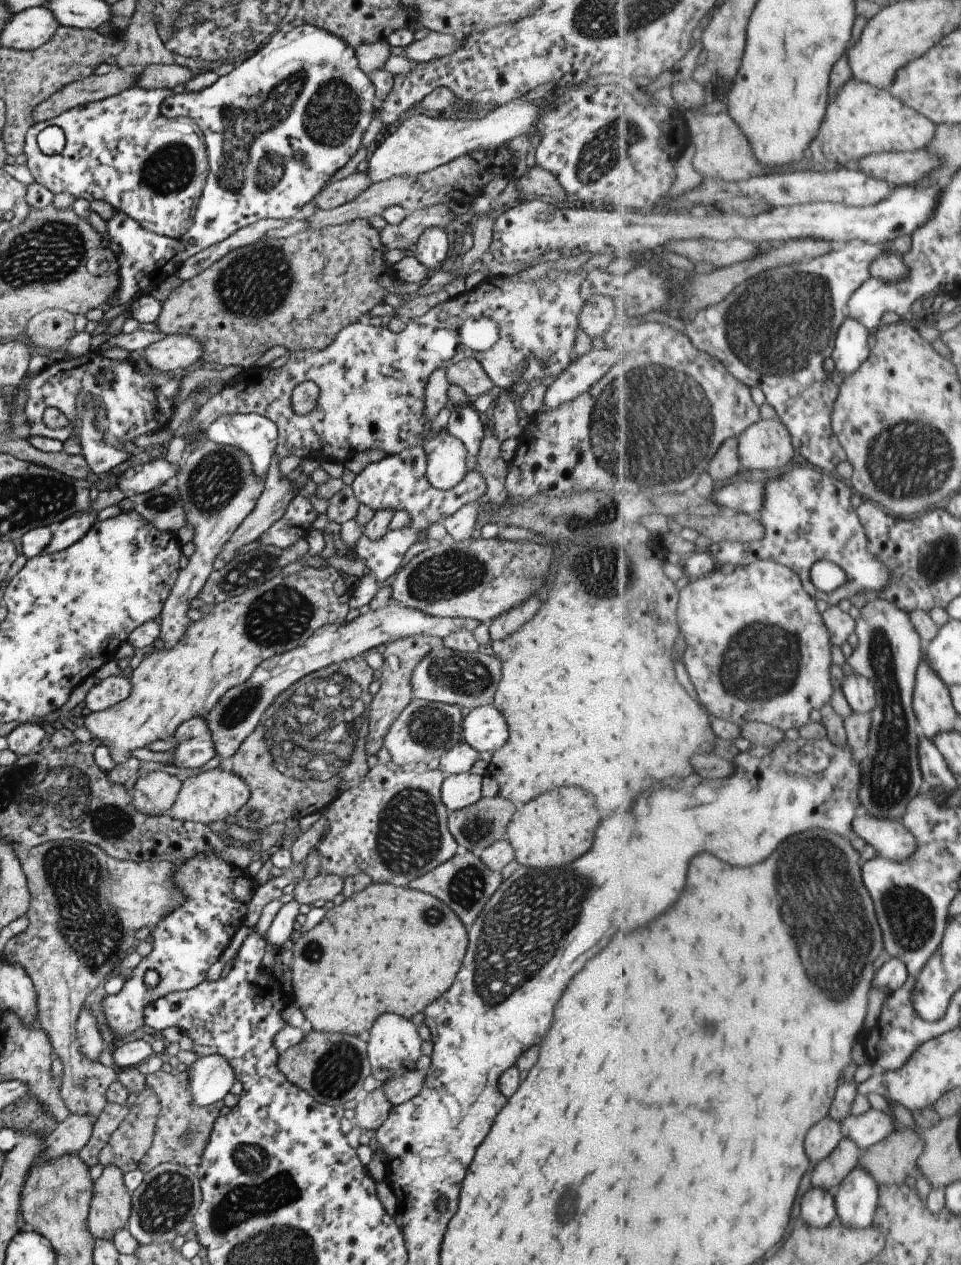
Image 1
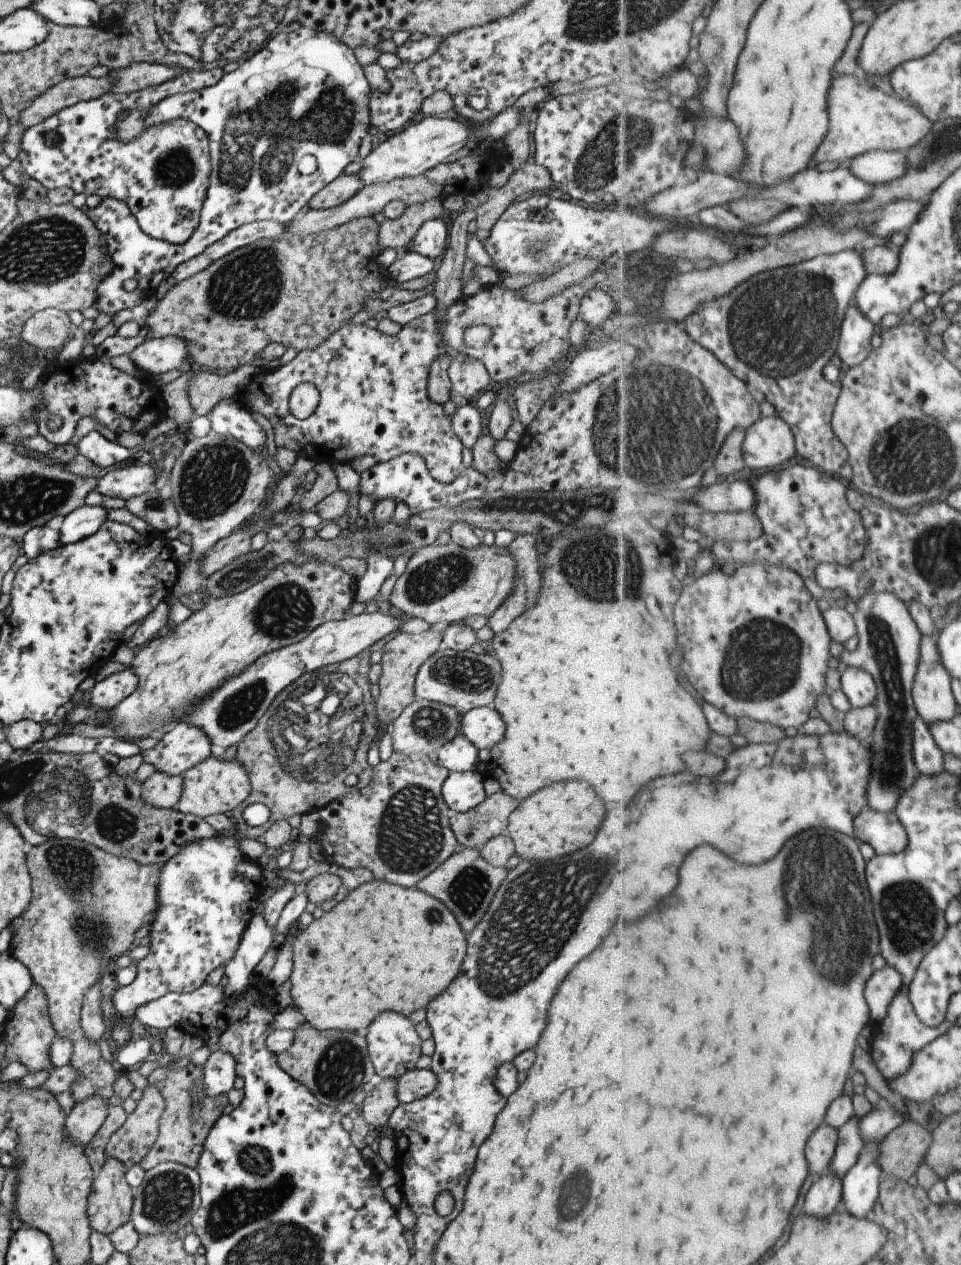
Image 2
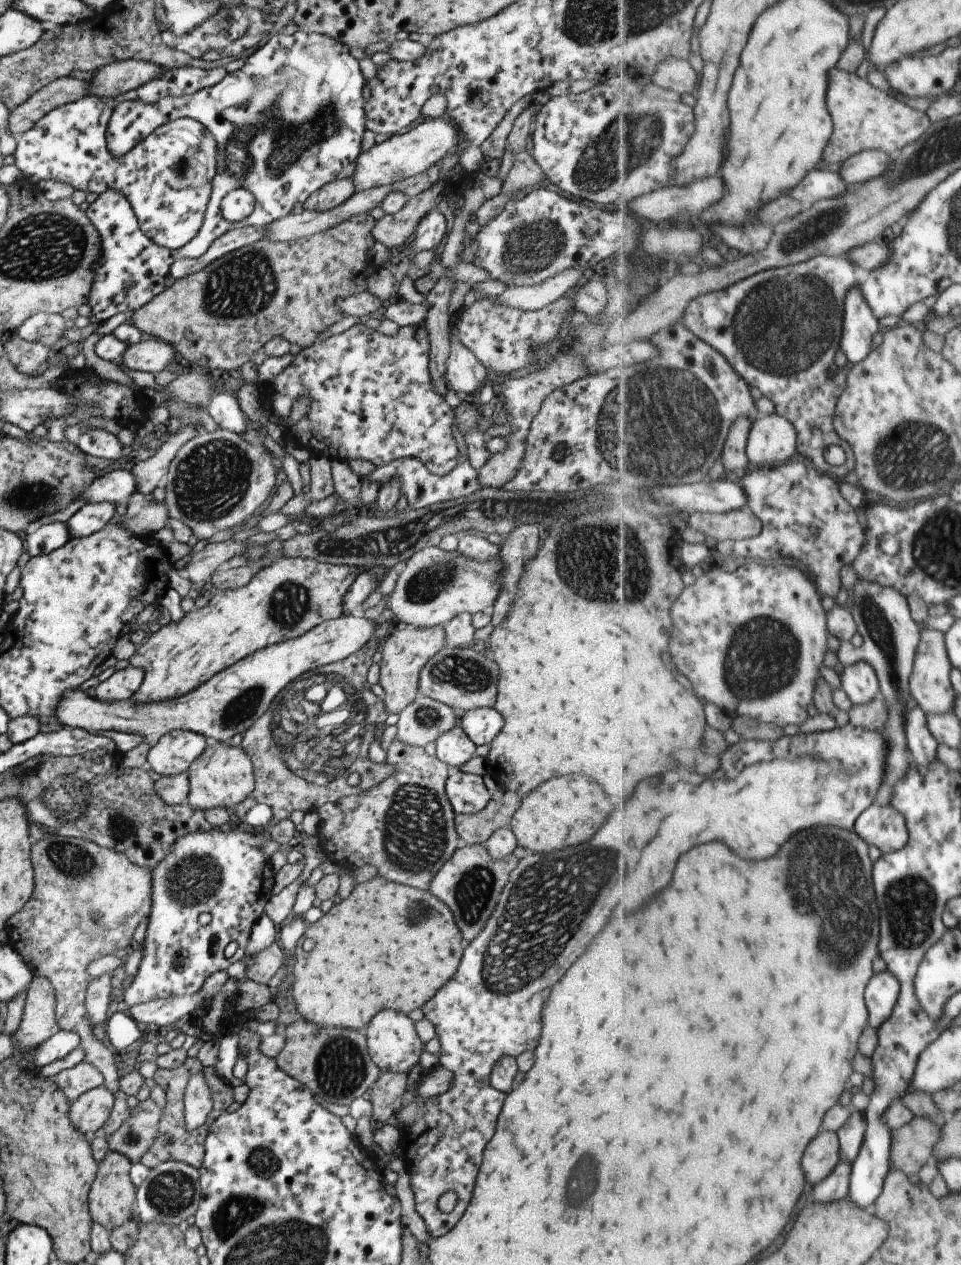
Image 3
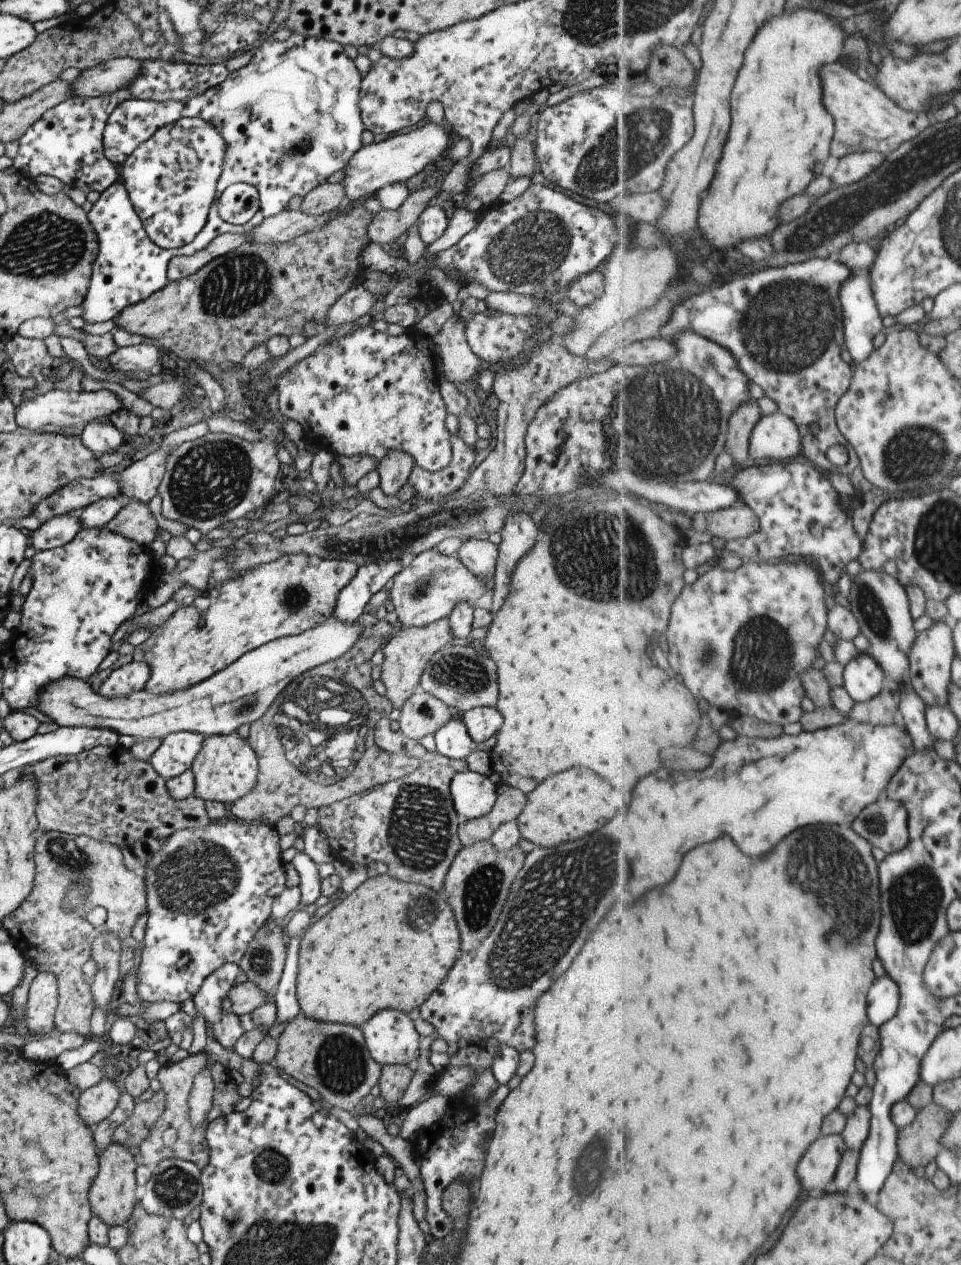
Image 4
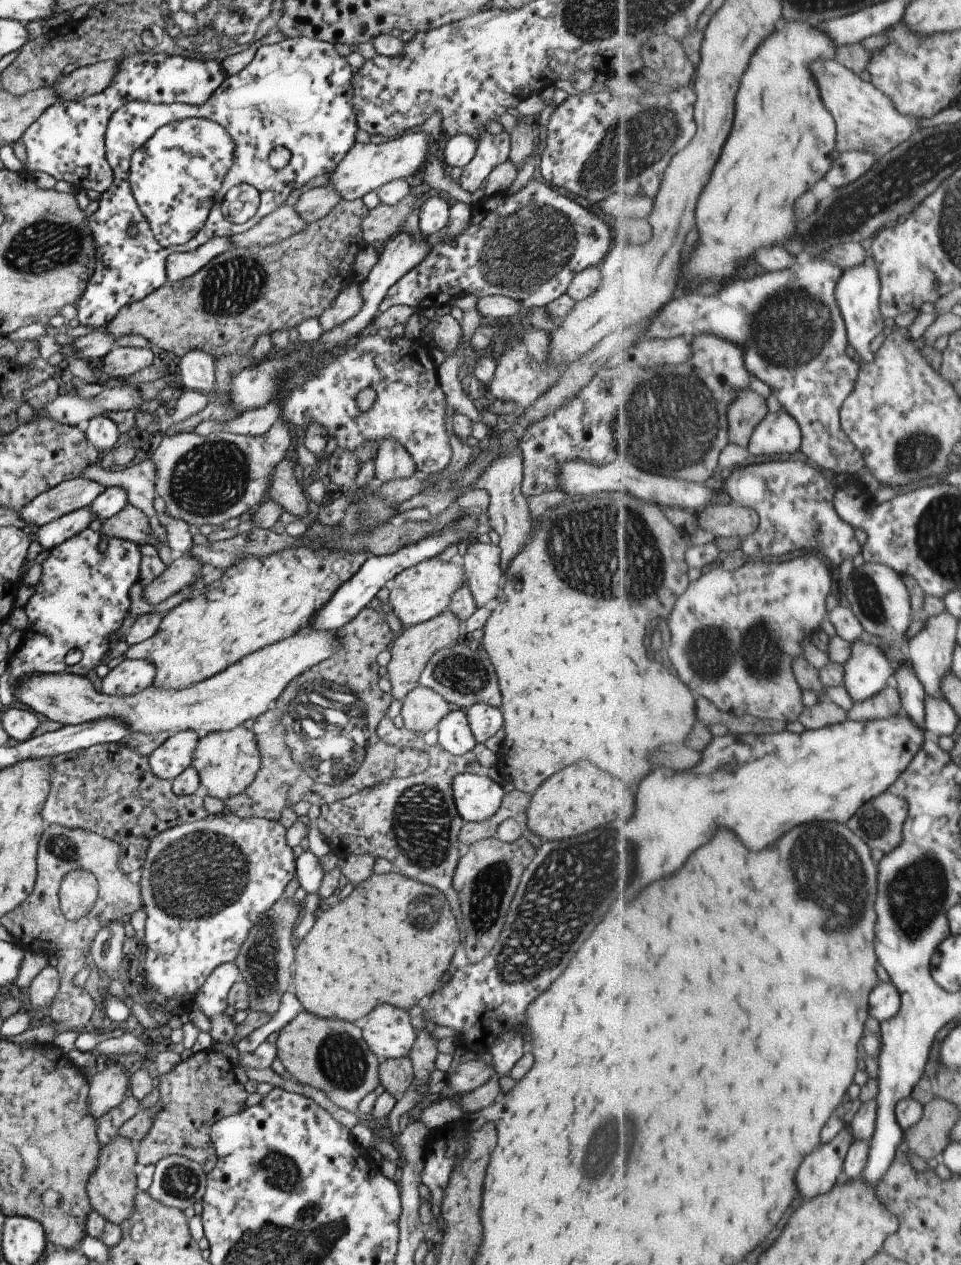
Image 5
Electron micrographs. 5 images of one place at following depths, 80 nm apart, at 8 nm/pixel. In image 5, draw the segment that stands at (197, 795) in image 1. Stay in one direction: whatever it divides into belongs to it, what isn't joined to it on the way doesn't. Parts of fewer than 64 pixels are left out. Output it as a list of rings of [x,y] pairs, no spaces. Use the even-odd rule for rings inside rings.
[[[239,724],[228,731],[205,733],[197,739],[190,765],[197,771],[202,795],[220,798],[224,802],[226,798],[241,793],[255,778],[260,765],[253,731]]]

